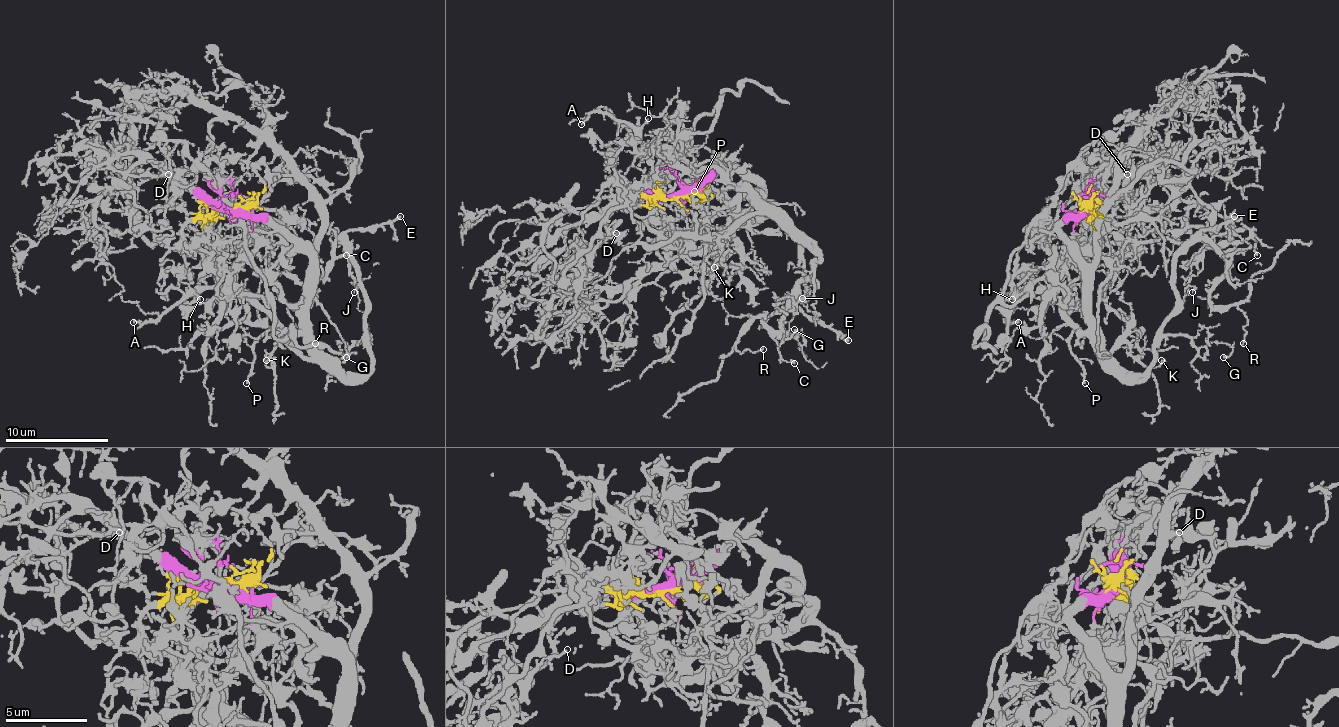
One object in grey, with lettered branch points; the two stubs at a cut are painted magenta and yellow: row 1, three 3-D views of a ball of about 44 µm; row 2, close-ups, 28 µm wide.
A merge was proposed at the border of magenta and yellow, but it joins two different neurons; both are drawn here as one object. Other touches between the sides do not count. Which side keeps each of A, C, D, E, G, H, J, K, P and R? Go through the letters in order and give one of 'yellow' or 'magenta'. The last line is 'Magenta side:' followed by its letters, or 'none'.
A: magenta
C: magenta
D: yellow
E: magenta
G: magenta
H: magenta
J: magenta
K: magenta
P: magenta
R: magenta
Magenta side: A, C, E, G, H, J, K, P, R

